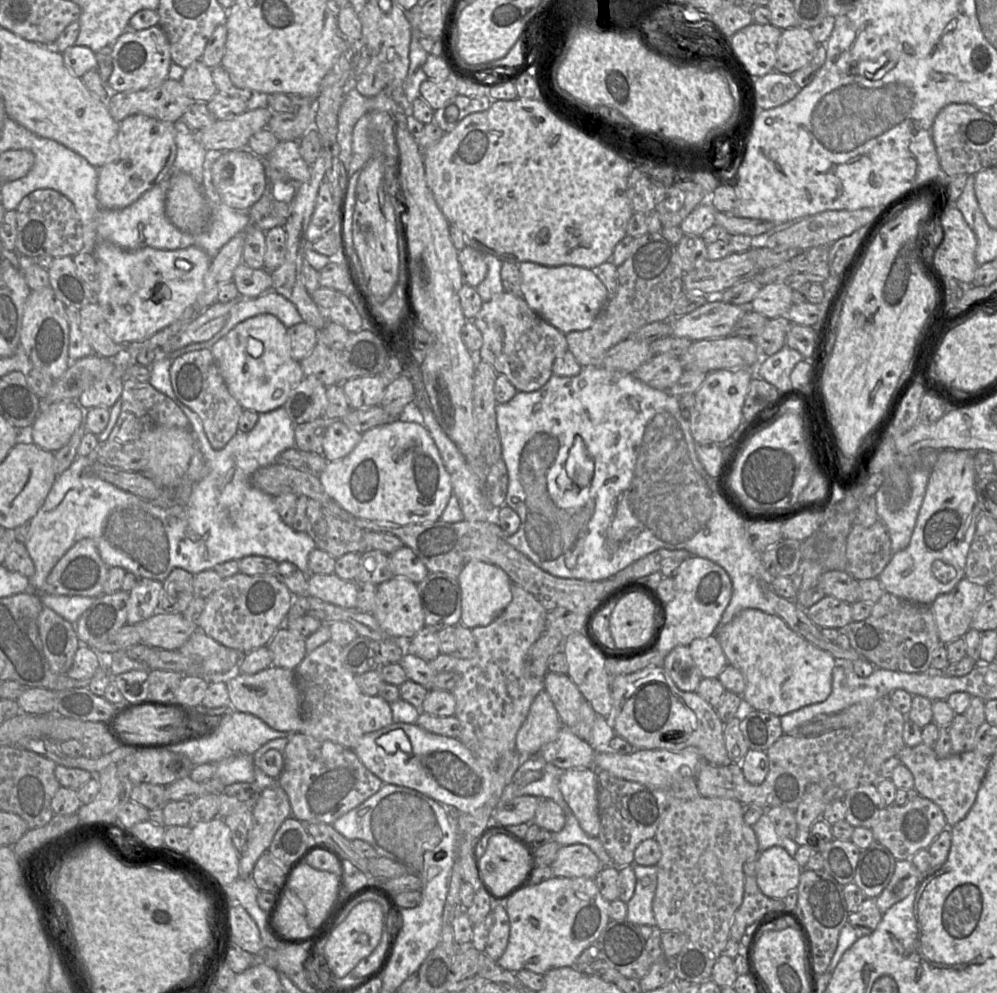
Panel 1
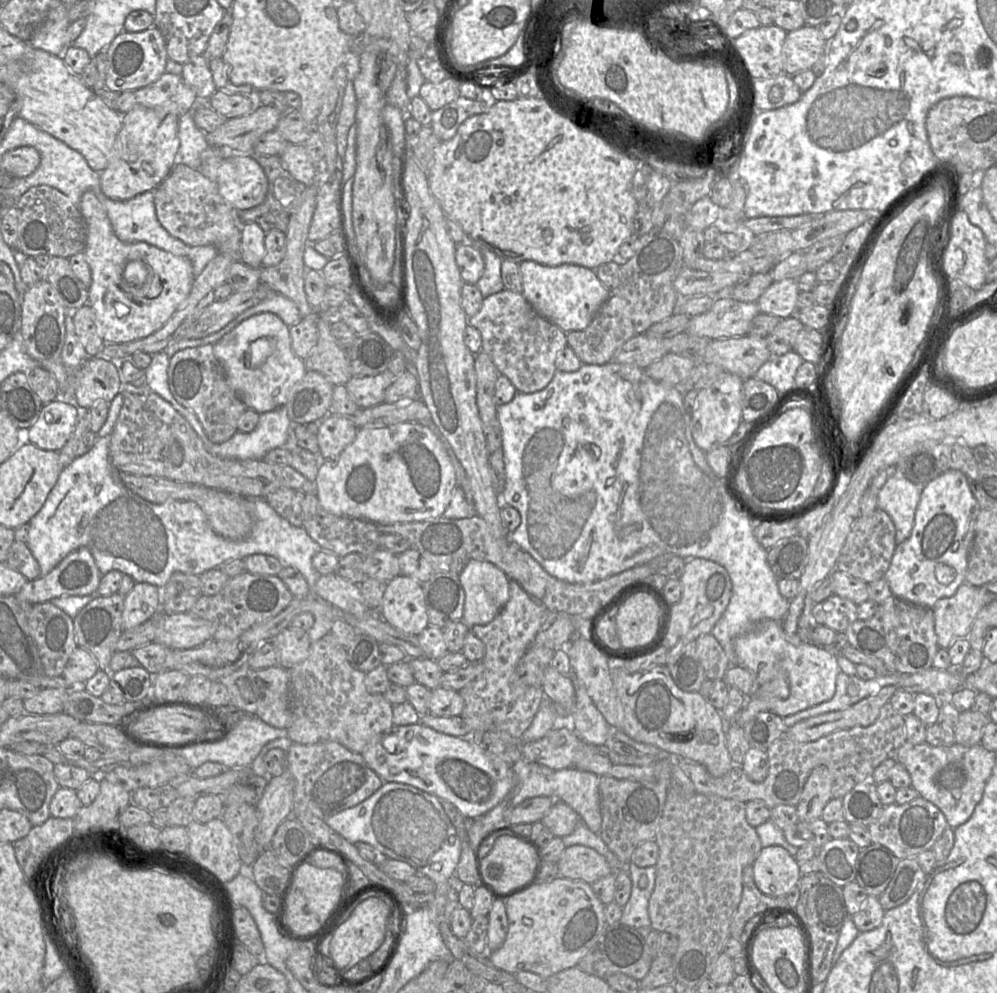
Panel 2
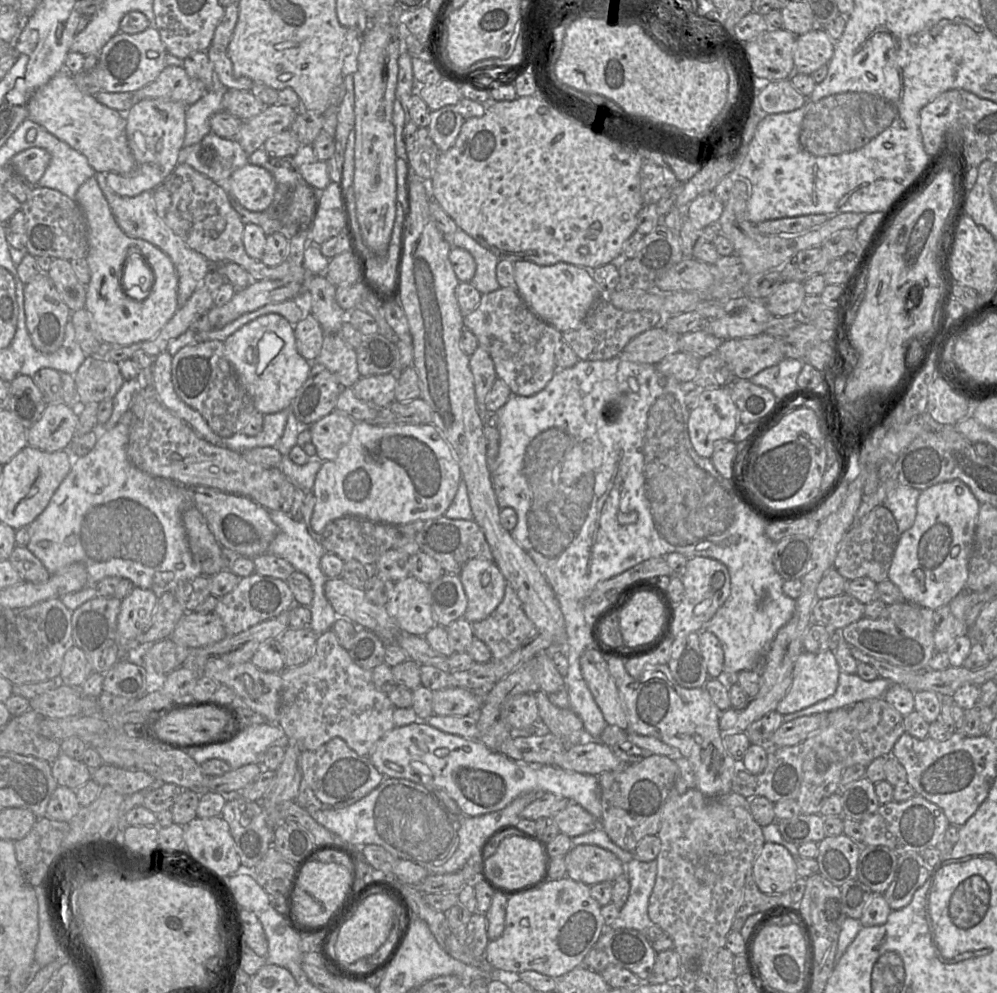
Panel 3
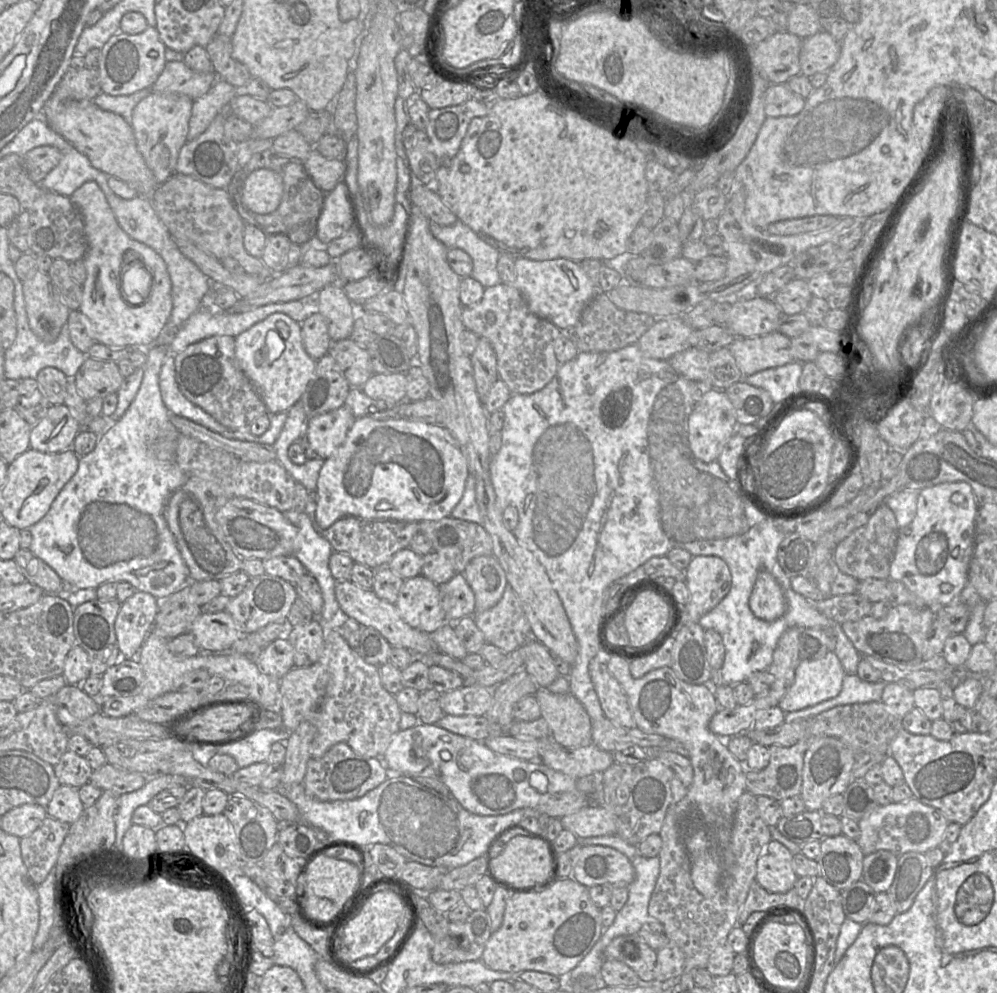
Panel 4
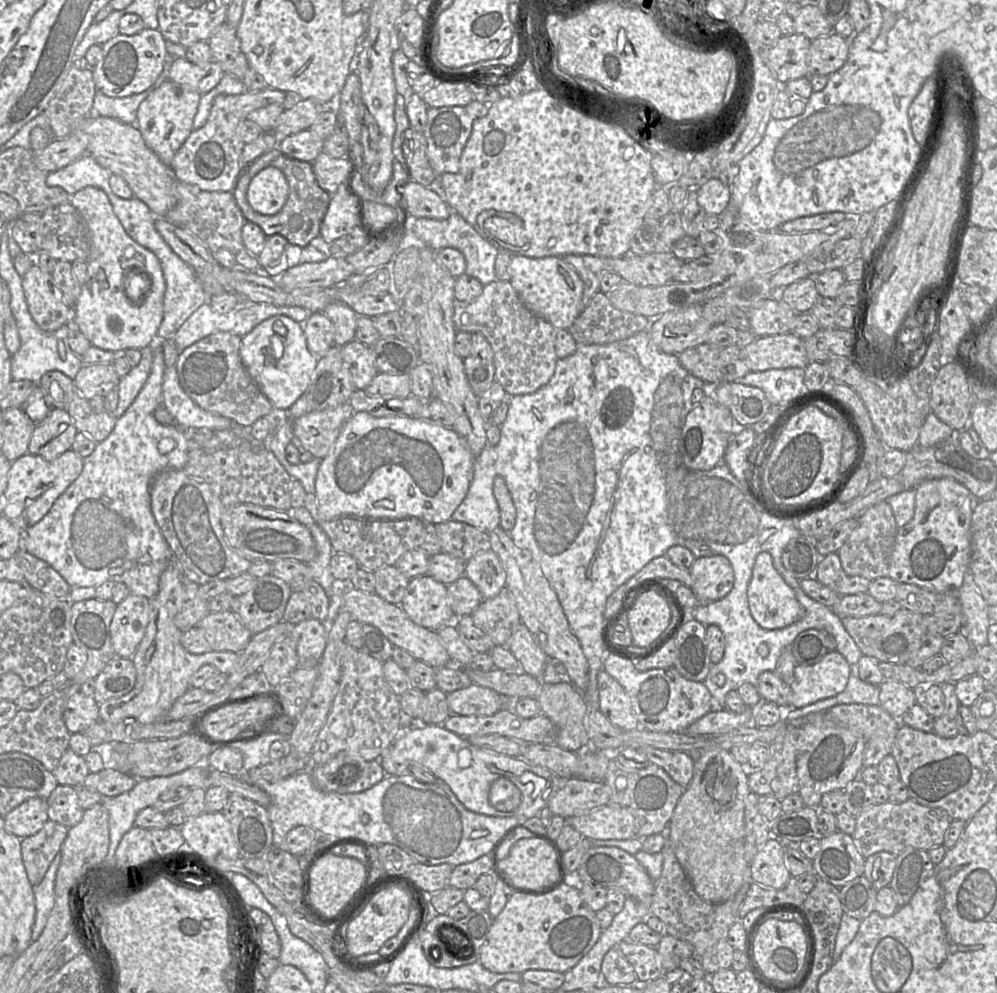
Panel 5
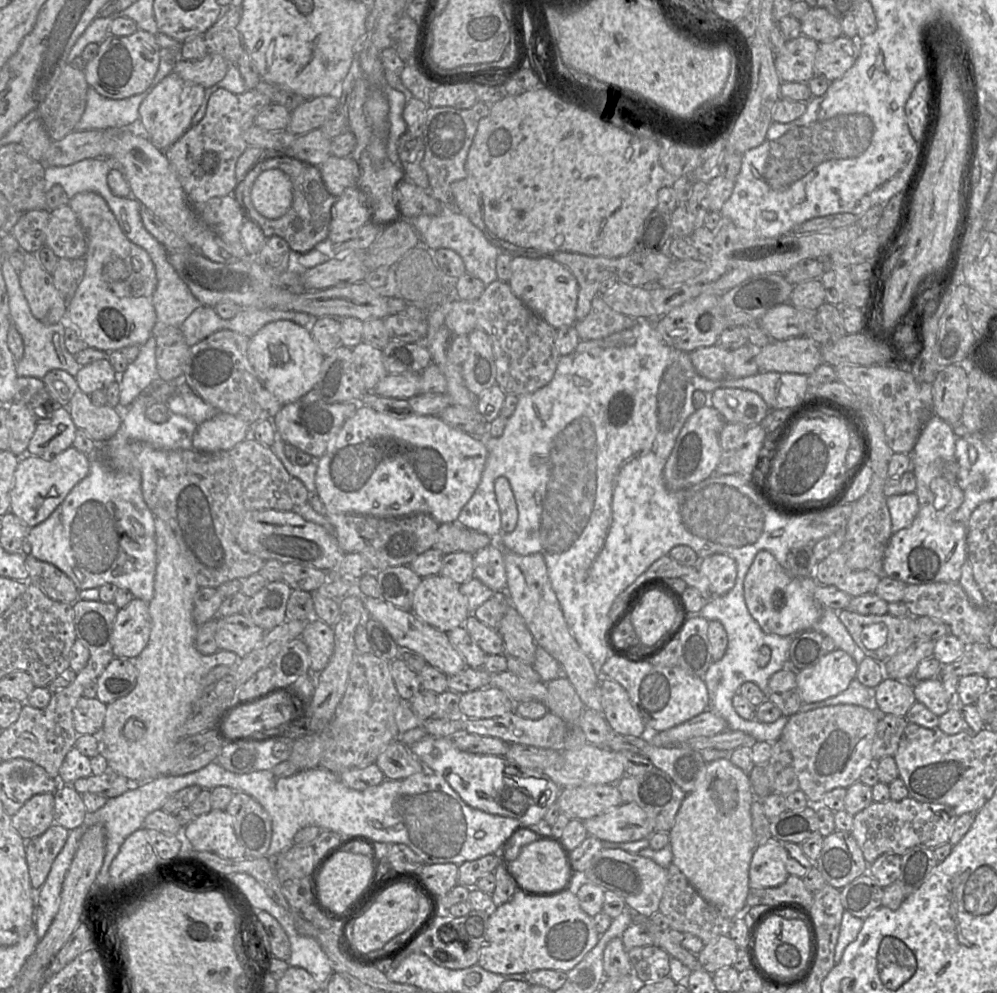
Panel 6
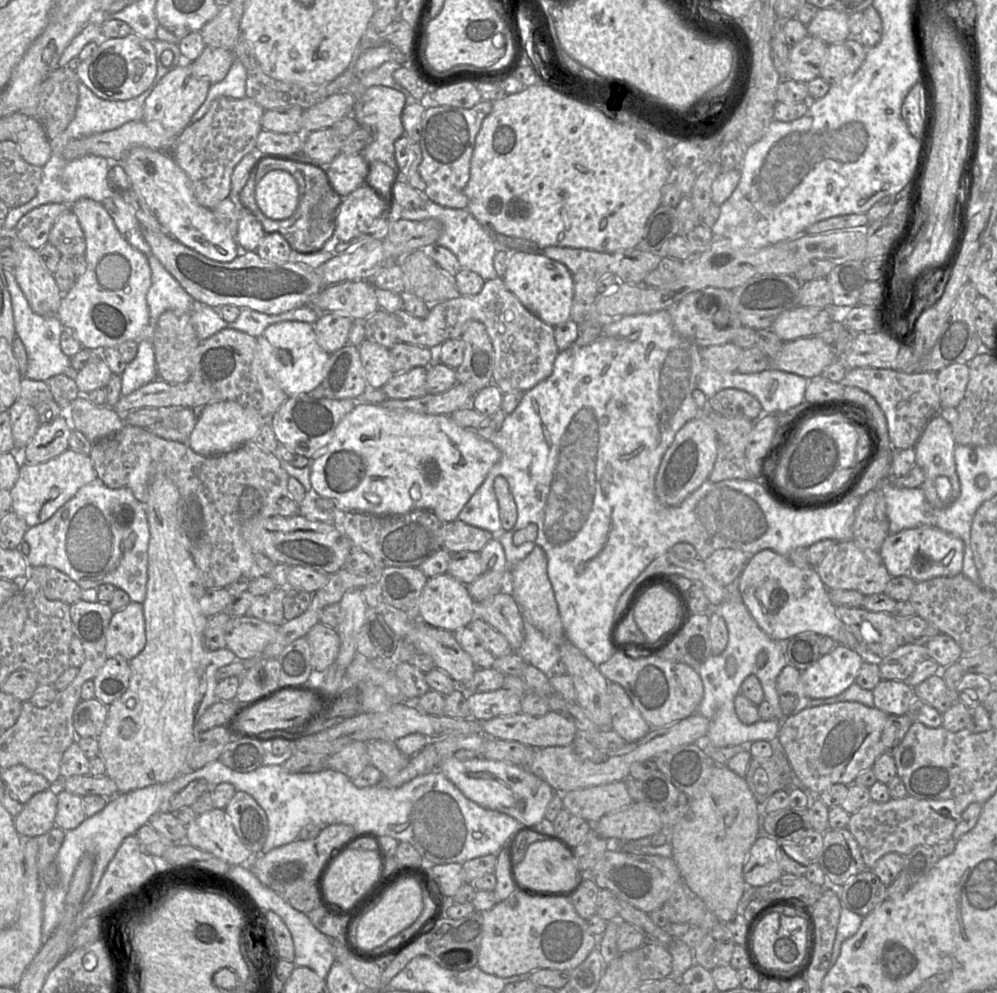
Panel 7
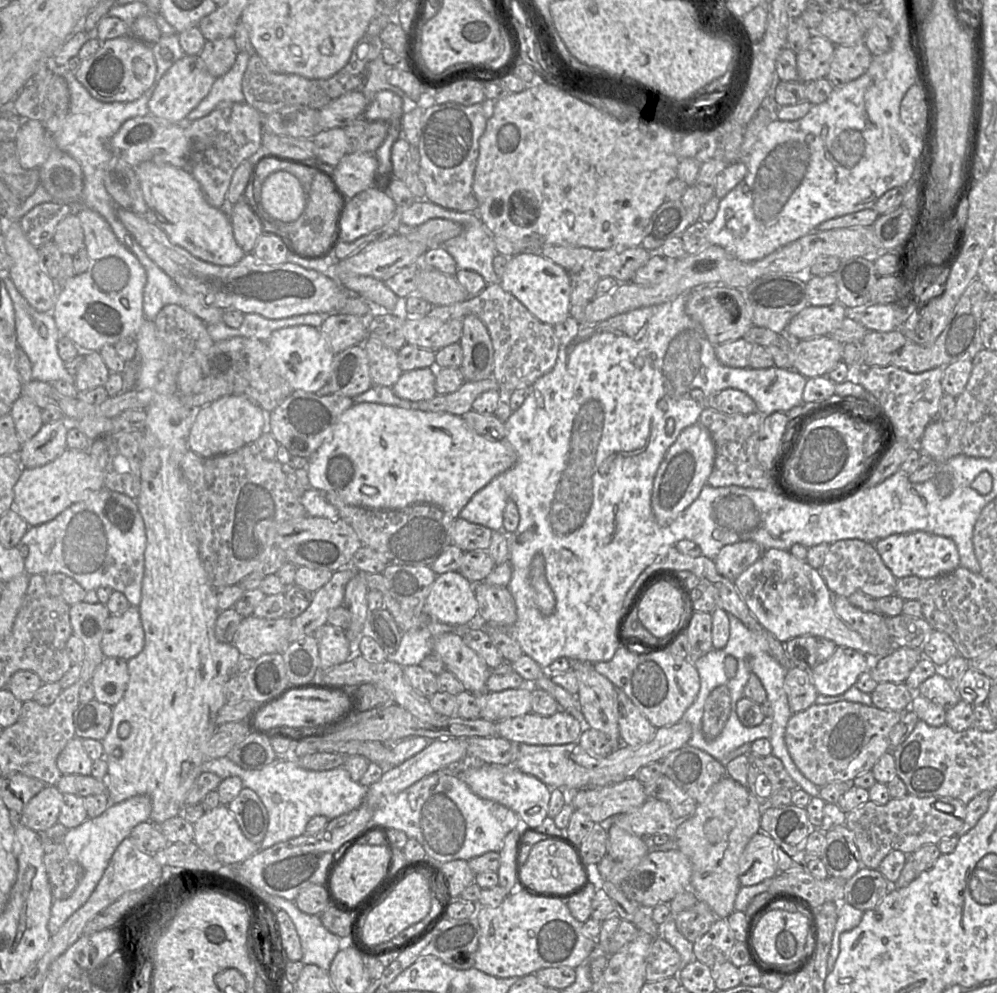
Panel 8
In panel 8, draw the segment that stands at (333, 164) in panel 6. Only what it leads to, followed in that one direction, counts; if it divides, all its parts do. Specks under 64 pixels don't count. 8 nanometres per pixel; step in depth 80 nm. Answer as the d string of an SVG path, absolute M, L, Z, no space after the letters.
M350 151L334 167L332 180L343 199L351 199L372 187L378 172L378 160L374 153Z

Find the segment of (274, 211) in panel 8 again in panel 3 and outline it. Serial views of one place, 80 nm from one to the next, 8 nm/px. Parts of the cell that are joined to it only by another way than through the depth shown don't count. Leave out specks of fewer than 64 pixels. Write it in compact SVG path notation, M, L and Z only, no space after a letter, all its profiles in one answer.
M246 163L235 168L225 188L230 197L251 212L262 212L271 207L277 183L265 168Z

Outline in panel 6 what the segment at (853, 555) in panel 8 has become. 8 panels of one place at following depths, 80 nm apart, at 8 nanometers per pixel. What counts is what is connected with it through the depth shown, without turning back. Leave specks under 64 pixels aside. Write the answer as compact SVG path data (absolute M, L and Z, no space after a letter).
M838 549L830 553L826 558L818 561L814 579L820 585L833 585L850 596L861 596L863 594L875 593L881 577L870 570L852 570L847 566L845 554Z

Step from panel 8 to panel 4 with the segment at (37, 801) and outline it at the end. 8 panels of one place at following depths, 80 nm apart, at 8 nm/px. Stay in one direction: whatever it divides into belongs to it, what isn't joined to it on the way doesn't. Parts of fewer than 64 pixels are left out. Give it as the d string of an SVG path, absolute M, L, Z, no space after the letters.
M23 804L1 816L1 828L7 834L24 838L33 833L47 816L45 807Z

